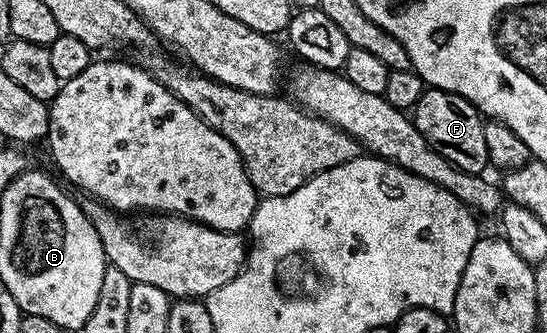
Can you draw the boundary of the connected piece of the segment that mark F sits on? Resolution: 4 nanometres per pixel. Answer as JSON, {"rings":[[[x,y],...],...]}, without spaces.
{"rings":[[[426,89],[411,110],[411,117],[423,140],[452,165],[468,174],[484,175],[490,169],[487,140],[483,136],[483,115],[463,96],[446,90]]]}

